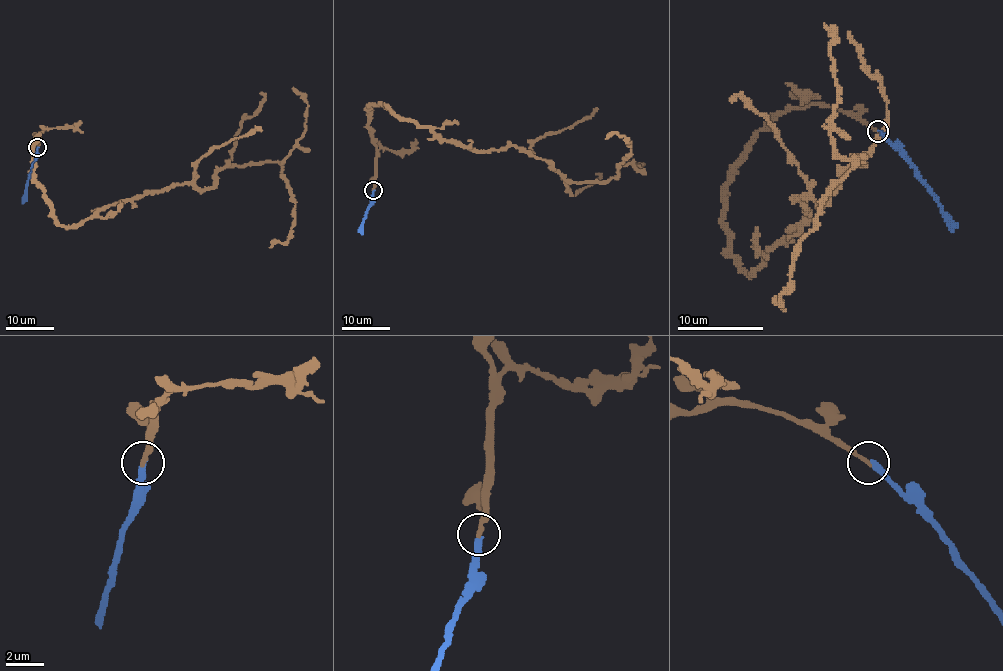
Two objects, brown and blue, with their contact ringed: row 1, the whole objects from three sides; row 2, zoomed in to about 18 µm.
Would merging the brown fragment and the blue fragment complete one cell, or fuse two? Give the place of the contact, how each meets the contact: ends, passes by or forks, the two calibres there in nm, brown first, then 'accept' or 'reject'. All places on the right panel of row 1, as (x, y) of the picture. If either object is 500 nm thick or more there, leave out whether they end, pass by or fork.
at (877, 131); brown ends there; blue ends there; 240 nm thick on the brown side, 280 nm on the other; accept

